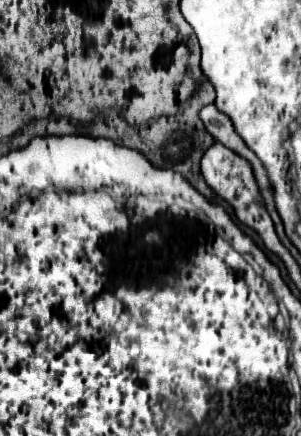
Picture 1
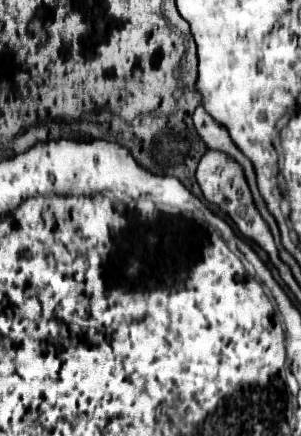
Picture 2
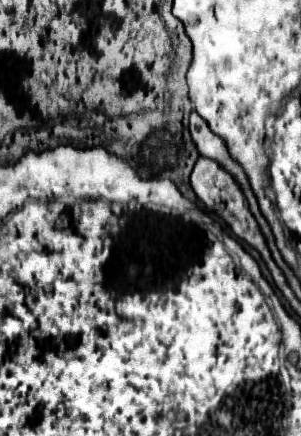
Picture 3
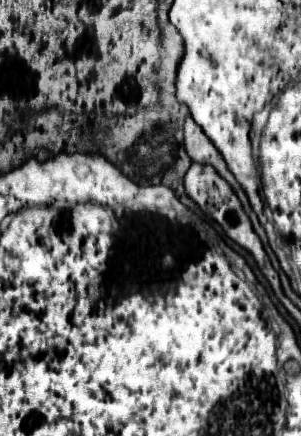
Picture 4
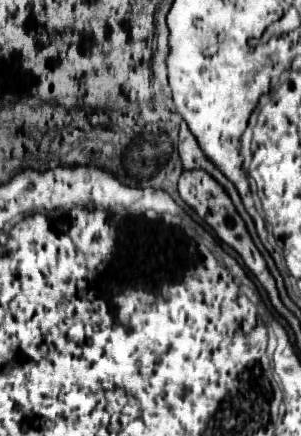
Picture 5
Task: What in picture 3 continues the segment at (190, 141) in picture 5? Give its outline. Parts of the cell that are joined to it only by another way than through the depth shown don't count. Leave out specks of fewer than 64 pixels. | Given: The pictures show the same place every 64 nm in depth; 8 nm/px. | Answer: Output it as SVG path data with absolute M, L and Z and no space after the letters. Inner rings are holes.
M198 112L190 114L190 132L192 132L192 140L194 140L196 148L202 152L202 156L218 160L224 168L228 166L232 156L230 156L224 140L218 138L212 130L208 130L208 124L198 116Z

